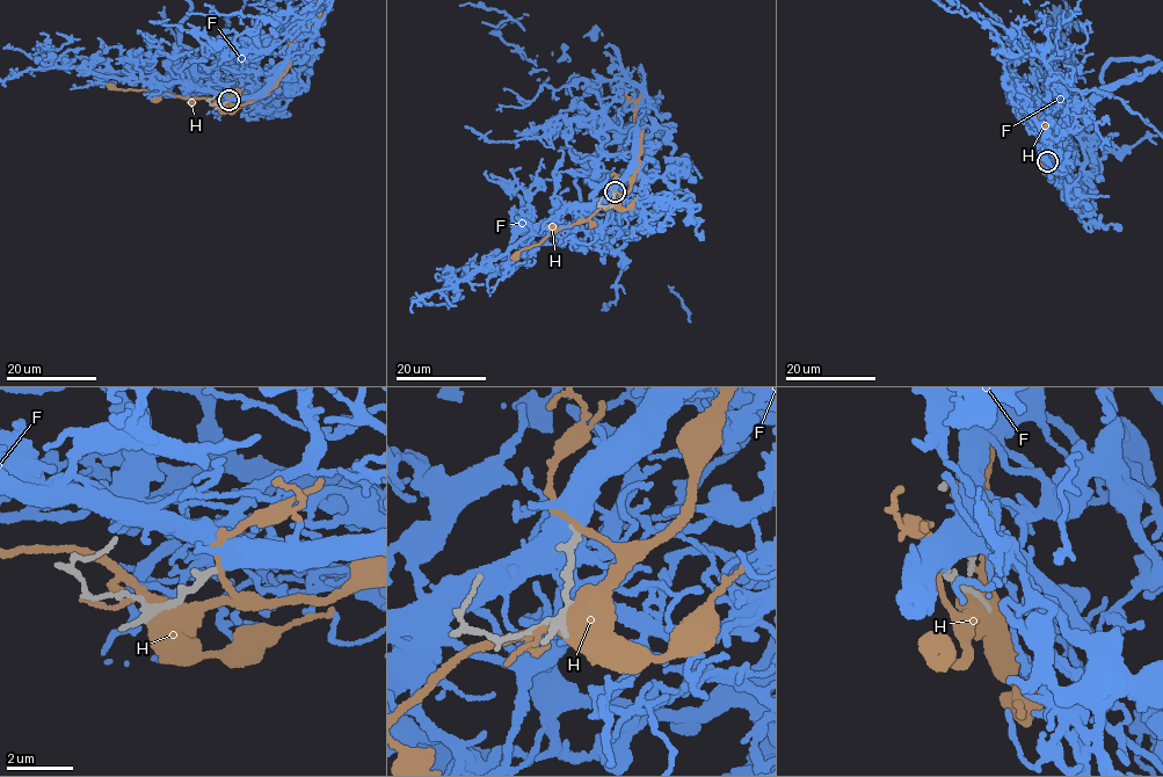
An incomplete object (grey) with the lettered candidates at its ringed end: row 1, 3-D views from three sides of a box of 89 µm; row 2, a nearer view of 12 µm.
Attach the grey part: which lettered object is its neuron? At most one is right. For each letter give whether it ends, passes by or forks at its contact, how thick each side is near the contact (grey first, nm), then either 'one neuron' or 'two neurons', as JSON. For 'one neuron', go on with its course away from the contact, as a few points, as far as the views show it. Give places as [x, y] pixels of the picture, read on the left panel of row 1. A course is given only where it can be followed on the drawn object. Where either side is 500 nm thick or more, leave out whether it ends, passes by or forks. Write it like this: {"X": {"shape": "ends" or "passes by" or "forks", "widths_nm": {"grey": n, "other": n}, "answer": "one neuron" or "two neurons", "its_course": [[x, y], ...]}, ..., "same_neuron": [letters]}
{"F": {"shape": "passes by", "widths_nm": {"grey": 240, "other": 440}, "answer": "one neuron"}, "H": {"shape": "passes by", "widths_nm": {"grey": 220, "other": 170}, "answer": "two neurons"}, "same_neuron": ["F"]}

